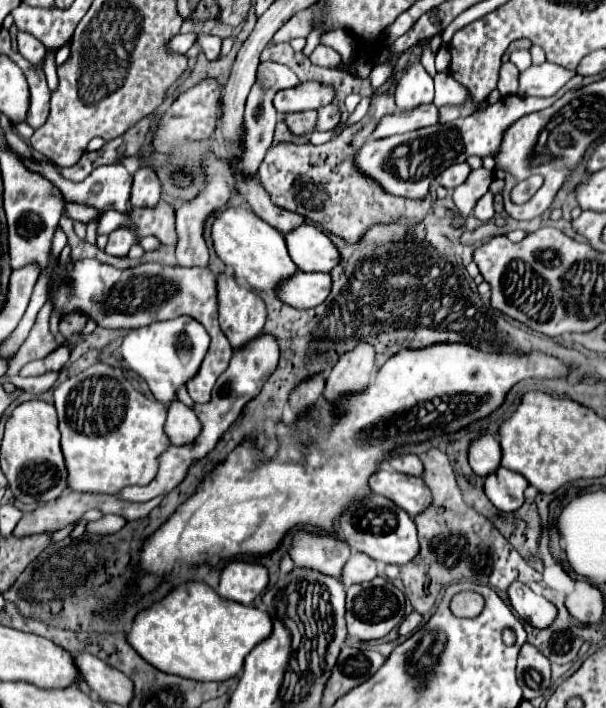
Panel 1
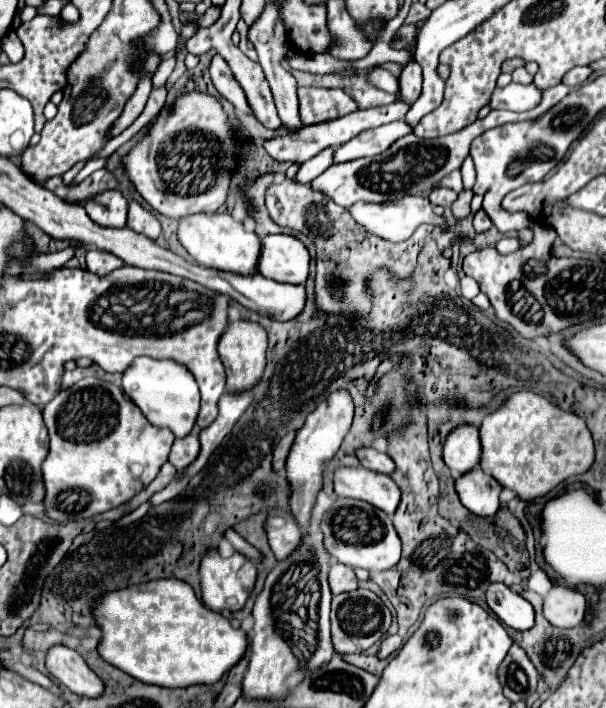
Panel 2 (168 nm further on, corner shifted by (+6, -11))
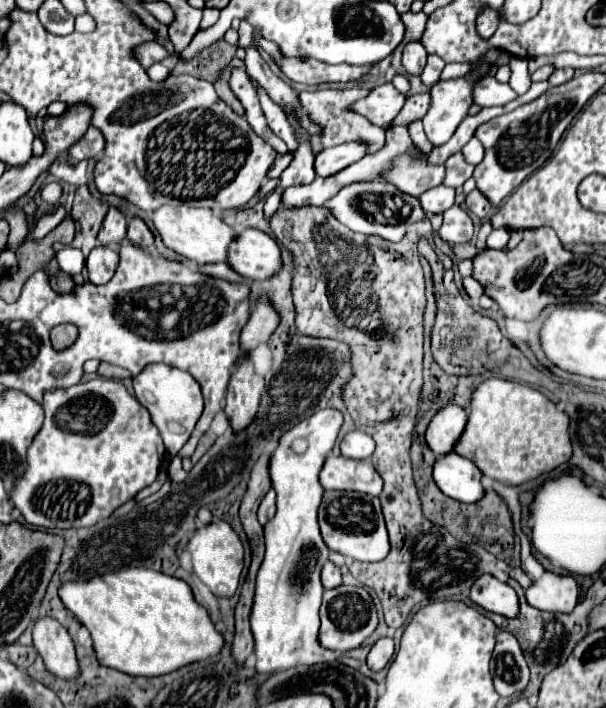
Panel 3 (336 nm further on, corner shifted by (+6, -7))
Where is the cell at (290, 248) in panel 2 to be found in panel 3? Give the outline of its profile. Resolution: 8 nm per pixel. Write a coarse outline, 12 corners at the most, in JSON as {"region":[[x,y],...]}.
{"region":[[237,234],[225,262],[247,280],[281,268],[277,242]]}

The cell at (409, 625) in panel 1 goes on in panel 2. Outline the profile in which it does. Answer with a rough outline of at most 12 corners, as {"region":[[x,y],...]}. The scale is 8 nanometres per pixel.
{"region":[[399,634],[387,636],[381,642],[377,656],[387,658],[401,648]]}

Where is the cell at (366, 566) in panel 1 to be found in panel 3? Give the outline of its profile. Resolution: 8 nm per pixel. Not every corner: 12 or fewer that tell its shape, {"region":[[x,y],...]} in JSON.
{"region":[[333,562],[321,570],[323,588],[337,588],[341,572]]}

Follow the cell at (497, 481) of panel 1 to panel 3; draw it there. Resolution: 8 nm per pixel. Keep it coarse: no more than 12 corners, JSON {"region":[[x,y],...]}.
{"region":[[455,452],[435,460],[433,480],[445,496],[483,498],[481,470]]}

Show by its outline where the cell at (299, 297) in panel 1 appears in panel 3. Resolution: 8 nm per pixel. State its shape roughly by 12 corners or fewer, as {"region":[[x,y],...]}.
{"region":[[227,264],[199,266],[207,276],[219,276],[229,282],[247,282]]}

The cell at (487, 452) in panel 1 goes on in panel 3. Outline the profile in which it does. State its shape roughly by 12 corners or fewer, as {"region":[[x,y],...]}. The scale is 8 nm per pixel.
{"region":[[461,406],[433,414],[425,440],[435,456],[453,452],[467,424]]}

